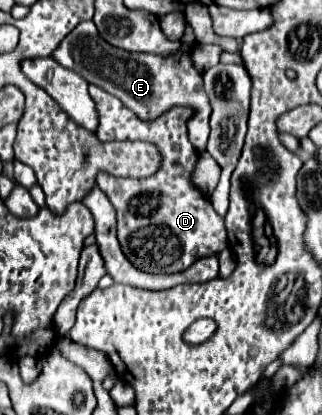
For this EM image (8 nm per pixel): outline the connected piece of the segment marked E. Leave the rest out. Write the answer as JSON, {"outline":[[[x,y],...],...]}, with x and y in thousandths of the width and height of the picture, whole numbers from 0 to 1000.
{"outline":[[[286,48],[248,53],[248,63],[217,77],[186,111],[168,120],[168,145],[199,164],[230,169],[280,202],[311,207],[335,227],[379,241],[429,284],[478,289],[528,255],[578,255],[602,265],[584,294],[584,333],[615,366],[640,361],[640,337],[652,323],[646,284],[652,284],[652,251],[646,231],[627,207],[627,178],[602,169],[590,145],[590,111],[565,106],[565,120],[540,130],[540,140],[503,140],[478,130],[410,130],[373,116],[342,111],[304,87],[304,72]]]}

